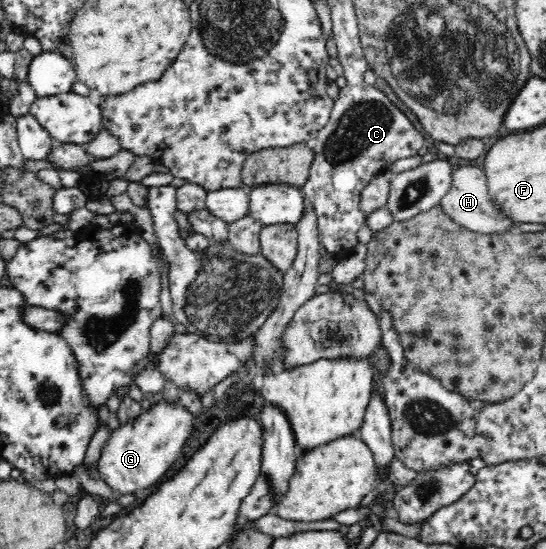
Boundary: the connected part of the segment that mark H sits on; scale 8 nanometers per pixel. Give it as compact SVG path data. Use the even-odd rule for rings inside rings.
M461 166L452 171L452 187L441 200L441 207L457 223L474 233L484 235L500 235L510 233L518 222L508 216L504 210L493 201L488 190L488 178L484 166Z

